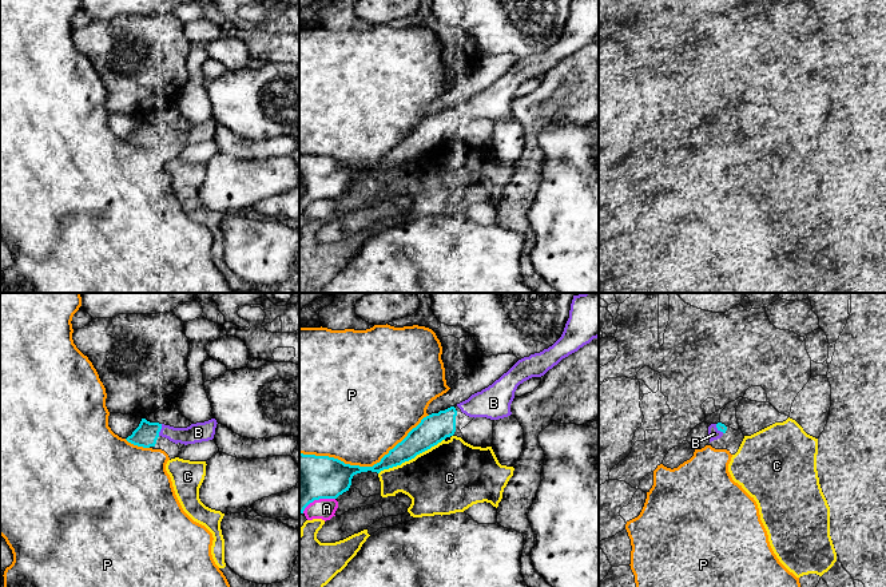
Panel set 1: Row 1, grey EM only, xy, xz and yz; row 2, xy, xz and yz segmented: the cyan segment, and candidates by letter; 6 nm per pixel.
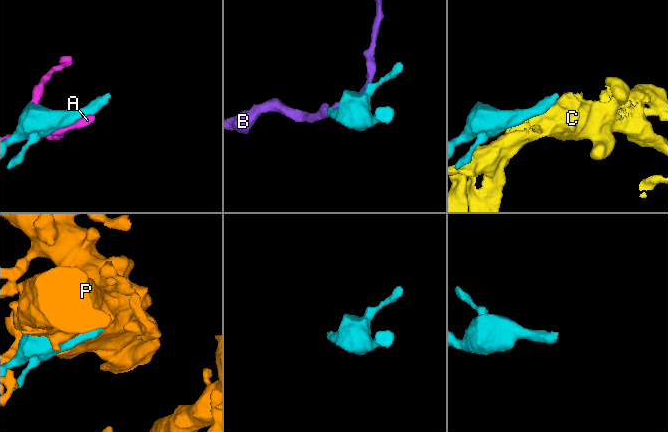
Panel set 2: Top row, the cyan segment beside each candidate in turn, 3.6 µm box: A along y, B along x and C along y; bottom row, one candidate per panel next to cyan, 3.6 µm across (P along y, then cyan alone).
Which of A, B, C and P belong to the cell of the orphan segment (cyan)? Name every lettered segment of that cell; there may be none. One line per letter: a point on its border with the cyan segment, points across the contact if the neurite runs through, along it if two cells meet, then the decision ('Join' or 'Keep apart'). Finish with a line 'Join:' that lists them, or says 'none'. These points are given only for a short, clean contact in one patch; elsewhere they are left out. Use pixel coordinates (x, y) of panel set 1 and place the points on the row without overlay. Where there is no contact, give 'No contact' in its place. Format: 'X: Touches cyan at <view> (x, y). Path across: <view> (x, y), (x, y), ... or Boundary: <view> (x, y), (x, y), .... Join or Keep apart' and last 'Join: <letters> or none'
A: Touches cyan at xz (317, 199). Keep apart
B: Touches cyan at xy (161, 129). Join
C: Touches cyan at xz (410, 159). Keep apart
P: Touches cyan at xz (364, 167). Keep apart
Join: B

